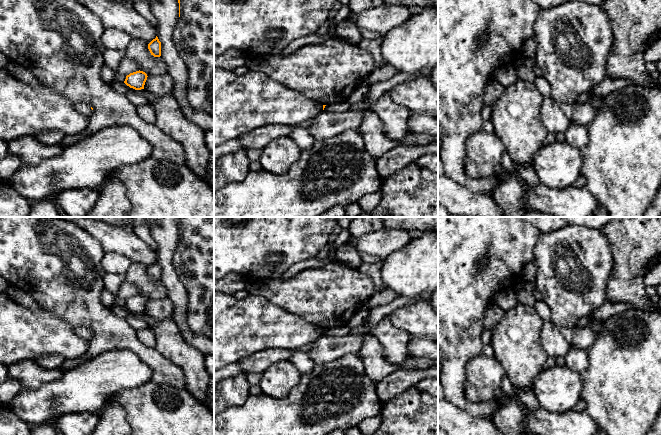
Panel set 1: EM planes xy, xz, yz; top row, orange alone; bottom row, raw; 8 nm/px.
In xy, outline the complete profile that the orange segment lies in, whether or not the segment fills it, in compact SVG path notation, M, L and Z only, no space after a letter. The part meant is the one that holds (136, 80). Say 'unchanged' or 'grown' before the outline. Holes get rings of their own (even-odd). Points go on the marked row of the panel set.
unchanged; M136 71L126 76L124 83L135 90L144 89L147 80L147 74L143 71Z

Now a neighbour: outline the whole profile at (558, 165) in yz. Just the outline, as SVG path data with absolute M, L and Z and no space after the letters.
M555 141L535 153L532 165L541 184L563 189L574 184L584 160L579 149L566 141Z

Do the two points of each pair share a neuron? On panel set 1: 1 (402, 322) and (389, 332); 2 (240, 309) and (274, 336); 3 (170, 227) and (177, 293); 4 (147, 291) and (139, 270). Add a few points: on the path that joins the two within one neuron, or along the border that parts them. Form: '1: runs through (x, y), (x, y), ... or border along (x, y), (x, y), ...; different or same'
1: border along (387, 315), (396, 327), (404, 330), (412, 338); different
2: runs through (248, 317), (255, 324), (261, 324), (266, 328); same
3: runs through (167, 243), (167, 271), (169, 277); same
4: runs through (147, 286), (139, 275); same

